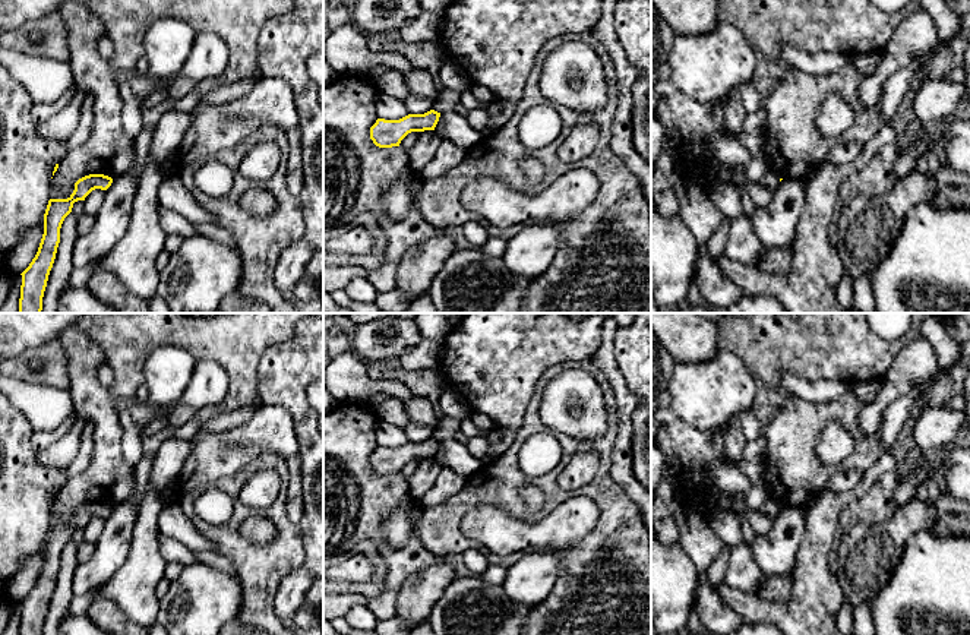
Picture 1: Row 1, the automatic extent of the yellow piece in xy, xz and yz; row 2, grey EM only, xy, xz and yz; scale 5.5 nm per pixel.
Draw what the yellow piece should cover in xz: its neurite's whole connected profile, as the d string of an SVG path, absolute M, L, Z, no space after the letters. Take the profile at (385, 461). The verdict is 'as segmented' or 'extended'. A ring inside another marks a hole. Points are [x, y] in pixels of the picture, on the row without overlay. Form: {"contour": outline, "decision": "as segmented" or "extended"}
{"contour": "M430 437L424 442L408 442L399 448L377 446L370 455L370 467L379 476L399 474L411 459L435 458L440 440Z", "decision": "as segmented"}

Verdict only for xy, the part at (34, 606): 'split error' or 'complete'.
complete

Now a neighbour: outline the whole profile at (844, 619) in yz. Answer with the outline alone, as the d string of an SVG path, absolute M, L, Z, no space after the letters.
M844 603L835 613L835 626L843 635L853 635L854 615L849 603Z

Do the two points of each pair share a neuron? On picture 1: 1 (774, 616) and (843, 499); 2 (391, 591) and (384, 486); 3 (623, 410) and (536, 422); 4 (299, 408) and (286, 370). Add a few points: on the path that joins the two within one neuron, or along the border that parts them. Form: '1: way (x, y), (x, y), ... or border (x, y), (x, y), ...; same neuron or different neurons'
1: way (805, 593), (812, 585), (812, 552), (820, 530); same neuron
2: way (394, 565), (394, 558), (376, 534), (376, 512); same neuron
3: border (606, 378), (615, 397), (615, 446); different neurons
4: way (294, 400), (286, 385), (286, 379); same neuron

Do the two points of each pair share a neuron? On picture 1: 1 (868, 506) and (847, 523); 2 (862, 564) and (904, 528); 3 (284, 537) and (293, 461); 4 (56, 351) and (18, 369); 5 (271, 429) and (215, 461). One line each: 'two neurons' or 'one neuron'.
1: one neuron
2: one neuron
3: two neurons
4: one neuron
5: one neuron

